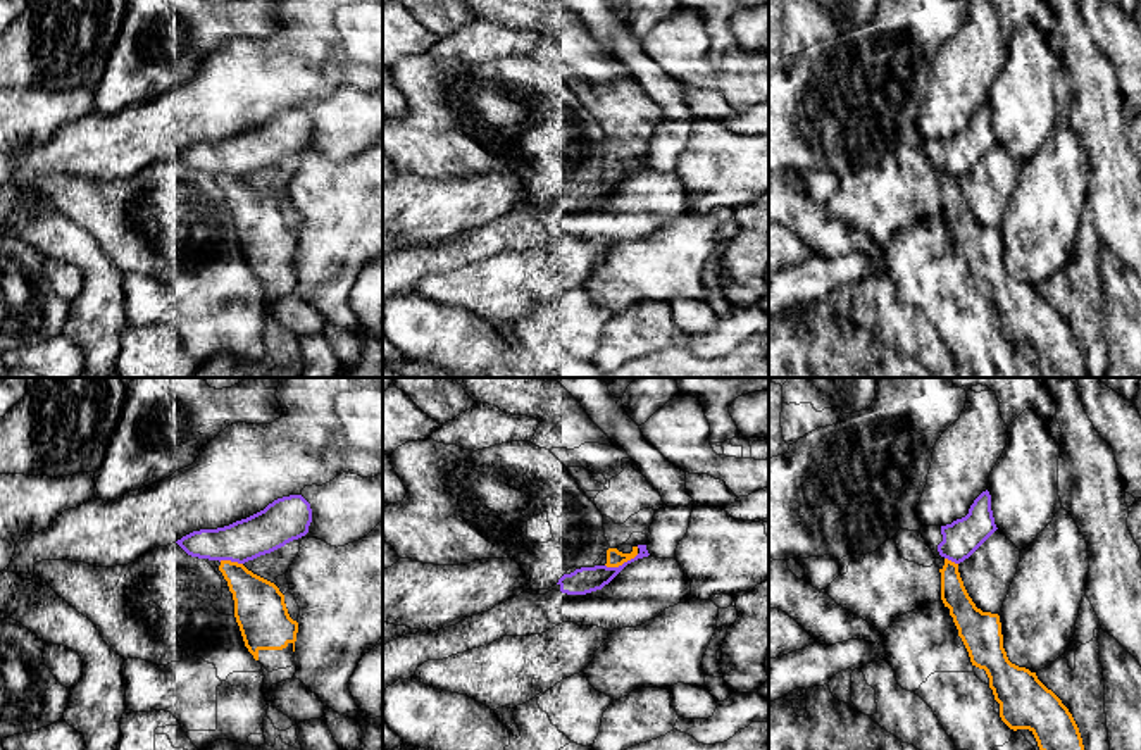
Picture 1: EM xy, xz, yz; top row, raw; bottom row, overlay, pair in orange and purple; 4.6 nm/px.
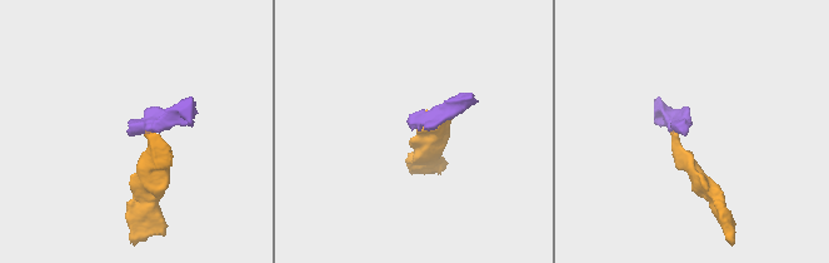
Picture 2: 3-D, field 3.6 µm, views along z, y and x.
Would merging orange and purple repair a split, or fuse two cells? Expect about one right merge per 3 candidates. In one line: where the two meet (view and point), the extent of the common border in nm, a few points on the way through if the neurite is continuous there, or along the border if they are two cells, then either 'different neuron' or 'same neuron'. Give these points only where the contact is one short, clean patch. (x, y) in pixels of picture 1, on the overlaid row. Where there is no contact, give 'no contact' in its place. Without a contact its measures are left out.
contact xz (621, 564); length 170 nm; border xz (638, 554), (617, 566), (605, 566); different neuron

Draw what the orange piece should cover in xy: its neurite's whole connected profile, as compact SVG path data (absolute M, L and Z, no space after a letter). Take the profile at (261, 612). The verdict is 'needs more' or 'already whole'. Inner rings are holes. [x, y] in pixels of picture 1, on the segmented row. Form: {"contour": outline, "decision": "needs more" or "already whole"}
{"contour": "M221 560L219 571L234 600L234 617L245 647L262 664L264 693L296 672L295 641L298 622L288 614L279 588L243 564Z", "decision": "needs more"}

